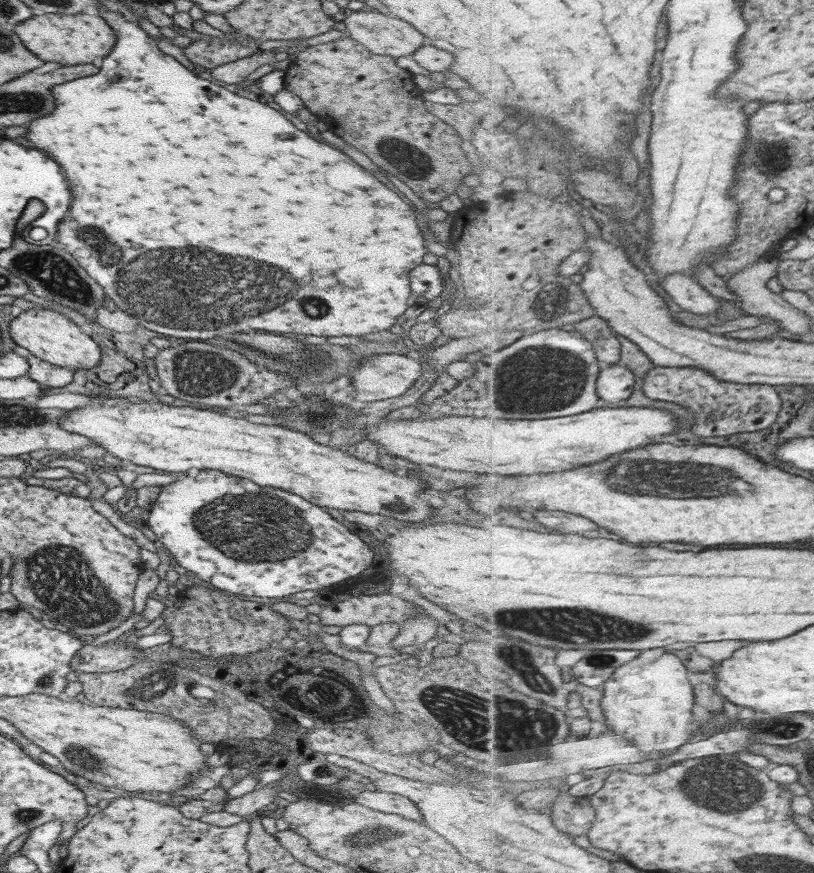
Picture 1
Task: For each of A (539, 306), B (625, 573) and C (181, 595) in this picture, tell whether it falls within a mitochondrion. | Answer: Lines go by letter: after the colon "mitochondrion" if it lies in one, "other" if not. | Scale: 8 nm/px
A: other
B: other
C: other

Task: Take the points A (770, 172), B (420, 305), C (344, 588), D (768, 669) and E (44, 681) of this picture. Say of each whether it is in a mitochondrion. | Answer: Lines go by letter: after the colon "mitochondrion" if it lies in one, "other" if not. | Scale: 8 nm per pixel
A: mitochondrion
B: other
C: other
D: other
E: mitochondrion

